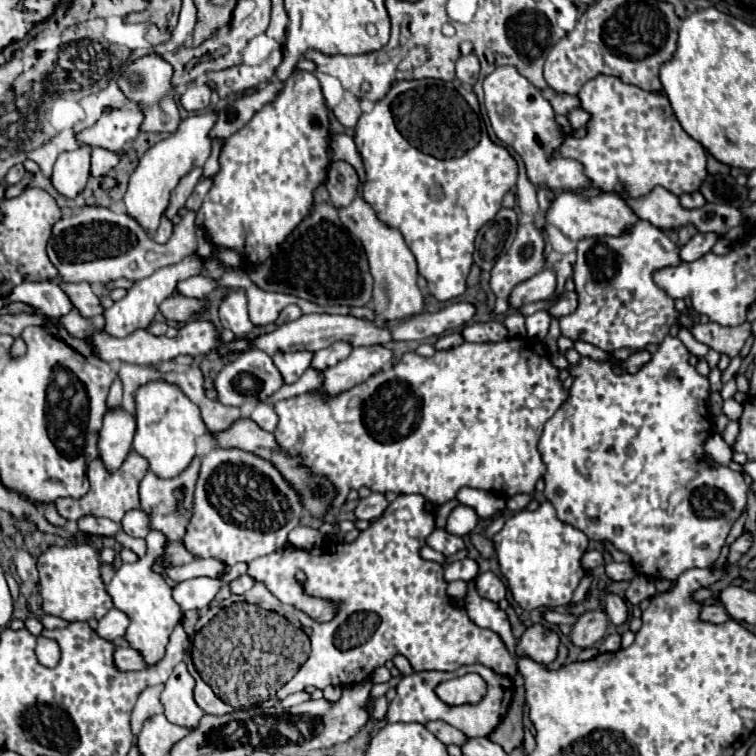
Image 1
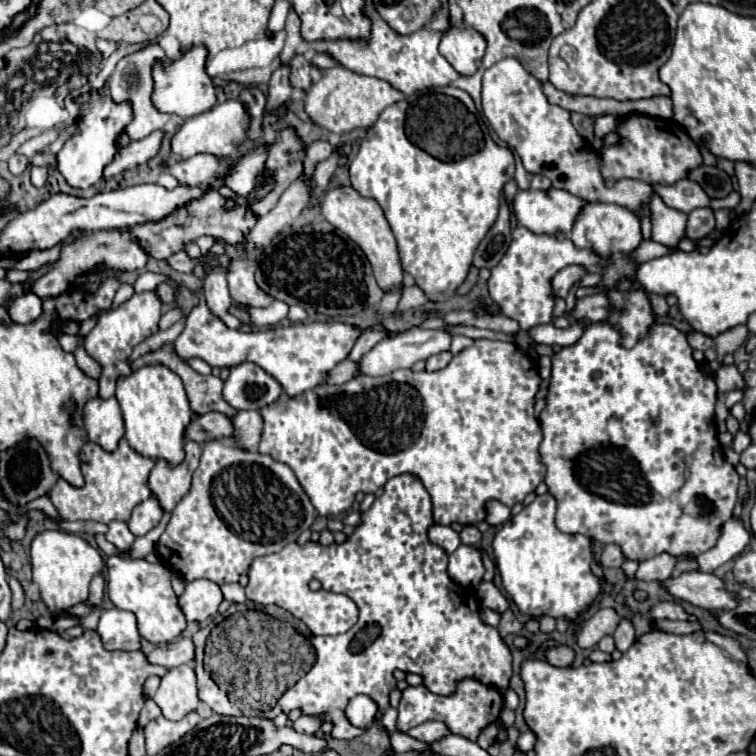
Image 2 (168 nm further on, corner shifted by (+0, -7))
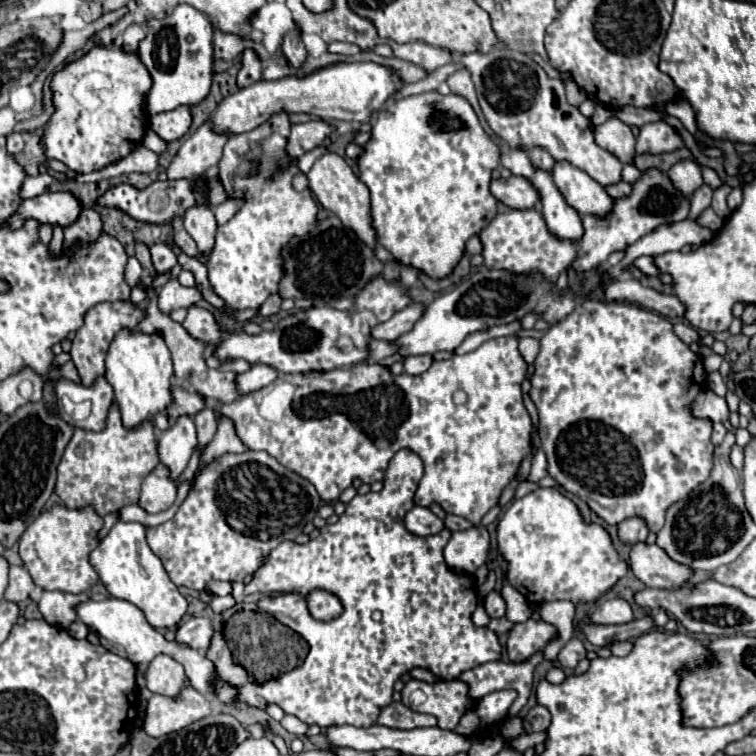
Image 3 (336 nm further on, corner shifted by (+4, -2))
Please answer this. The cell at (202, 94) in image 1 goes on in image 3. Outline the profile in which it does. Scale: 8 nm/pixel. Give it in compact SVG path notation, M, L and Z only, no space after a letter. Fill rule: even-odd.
M177 5L173 9L173 13L149 19L145 25L145 33L147 35L139 43L137 53L139 53L141 63L149 69L149 73L153 77L153 87L149 91L149 97L147 97L149 115L171 111L179 105L193 107L193 105L201 103L209 95L211 77L213 77L213 41L211 41L213 39L213 25L211 25L211 19L191 5ZM189 51L197 51L197 55L189 57Z

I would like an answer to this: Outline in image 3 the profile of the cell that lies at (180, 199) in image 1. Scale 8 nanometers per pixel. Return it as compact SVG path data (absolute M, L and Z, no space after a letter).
M205 121L179 149L173 163L167 169L167 179L189 179L203 175L209 167L221 159L227 133L217 133L211 121Z

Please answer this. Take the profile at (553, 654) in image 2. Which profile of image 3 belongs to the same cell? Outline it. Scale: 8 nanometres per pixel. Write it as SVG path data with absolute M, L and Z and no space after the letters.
M573 637L573 639L559 651L559 665L561 665L563 669L575 669L577 663L579 663L581 659L585 659L585 655L587 655L587 651L585 651L583 643L581 643L577 637Z

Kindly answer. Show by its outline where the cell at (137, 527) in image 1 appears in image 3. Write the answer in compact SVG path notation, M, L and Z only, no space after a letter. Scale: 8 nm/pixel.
M159 463L143 481L139 507L143 507L147 513L161 513L169 509L177 497L179 483L169 477L169 469Z

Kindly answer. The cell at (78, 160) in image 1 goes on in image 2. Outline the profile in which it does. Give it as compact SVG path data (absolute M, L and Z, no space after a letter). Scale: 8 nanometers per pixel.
M91 92L91 94L79 96L79 102L83 104L81 118L85 120L85 124L57 152L57 170L63 174L63 178L67 180L69 186L89 188L101 178L103 168L113 160L113 154L117 152L115 138L131 122L131 106L129 104L115 104L111 98L101 100L101 92Z

